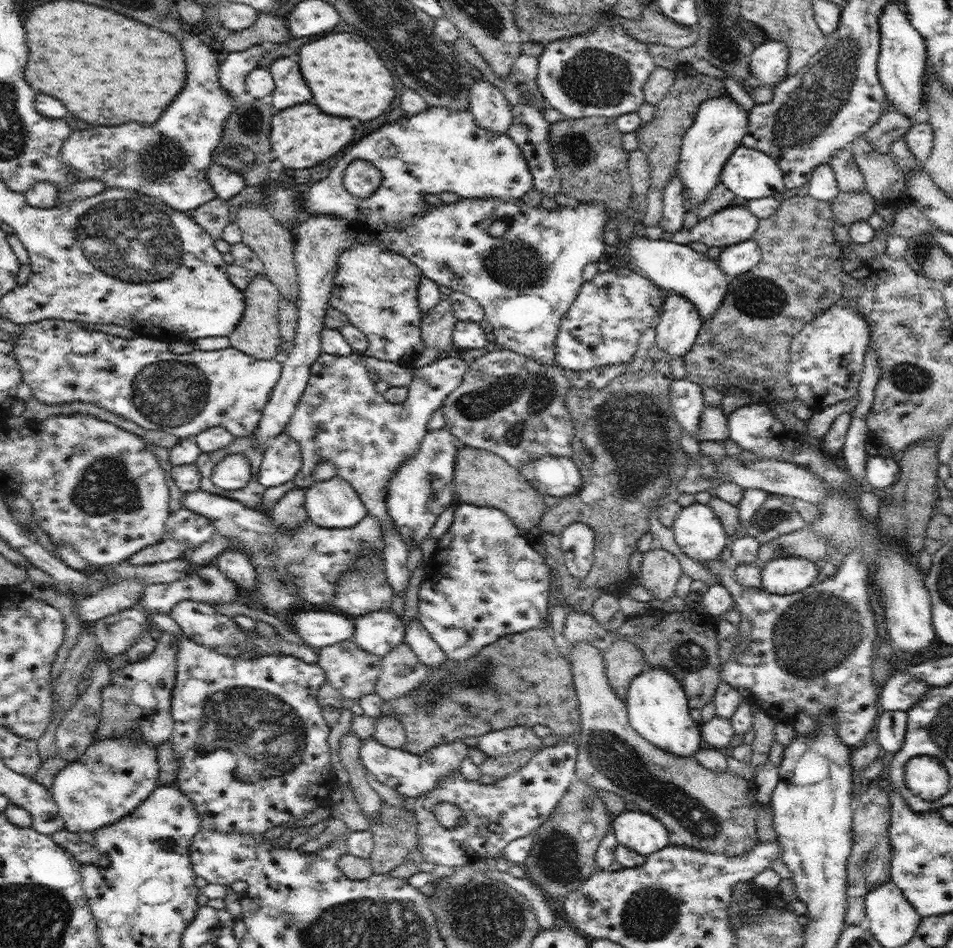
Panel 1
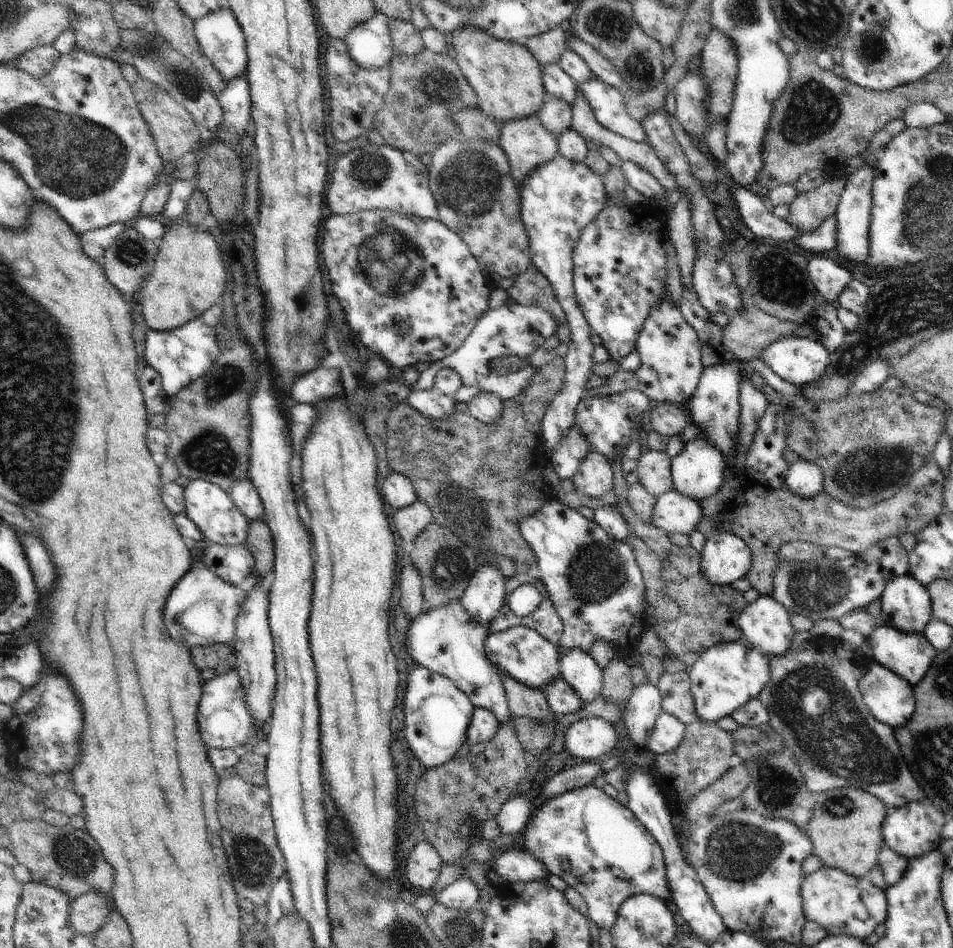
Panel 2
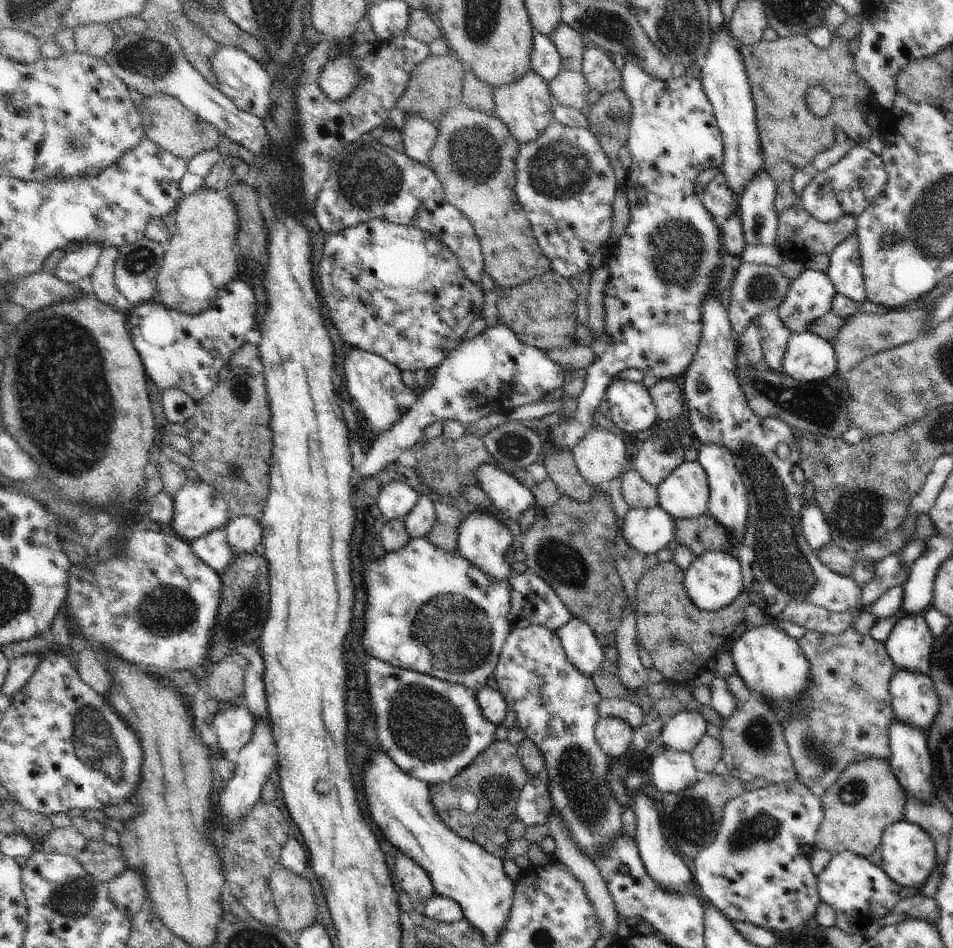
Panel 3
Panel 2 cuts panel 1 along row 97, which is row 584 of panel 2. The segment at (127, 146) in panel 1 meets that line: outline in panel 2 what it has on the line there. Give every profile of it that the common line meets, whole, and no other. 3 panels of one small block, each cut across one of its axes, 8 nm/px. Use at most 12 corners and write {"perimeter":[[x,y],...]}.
{"perimeter":[[199,558],[170,592],[170,636],[234,644],[246,590]]}

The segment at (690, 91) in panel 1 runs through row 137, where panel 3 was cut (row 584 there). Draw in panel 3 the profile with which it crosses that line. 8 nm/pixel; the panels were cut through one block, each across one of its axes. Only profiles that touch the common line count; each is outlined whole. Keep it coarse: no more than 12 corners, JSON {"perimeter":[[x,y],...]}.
{"perimeter":[[671,560],[638,583],[636,642],[671,685],[692,681],[744,620],[742,591],[700,610]]}

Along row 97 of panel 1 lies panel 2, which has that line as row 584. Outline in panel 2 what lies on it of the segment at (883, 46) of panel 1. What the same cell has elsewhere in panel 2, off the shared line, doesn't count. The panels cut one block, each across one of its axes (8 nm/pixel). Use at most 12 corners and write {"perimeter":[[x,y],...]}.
{"perimeter":[[897,575],[880,596],[880,624],[923,634],[933,617],[928,590]]}

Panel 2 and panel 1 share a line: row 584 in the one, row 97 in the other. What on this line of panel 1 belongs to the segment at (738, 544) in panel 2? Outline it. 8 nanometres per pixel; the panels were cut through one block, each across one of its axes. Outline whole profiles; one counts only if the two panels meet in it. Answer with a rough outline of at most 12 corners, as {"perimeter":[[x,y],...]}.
{"perimeter":[[705,100],[681,144],[677,173],[700,206],[743,144],[749,113]]}

